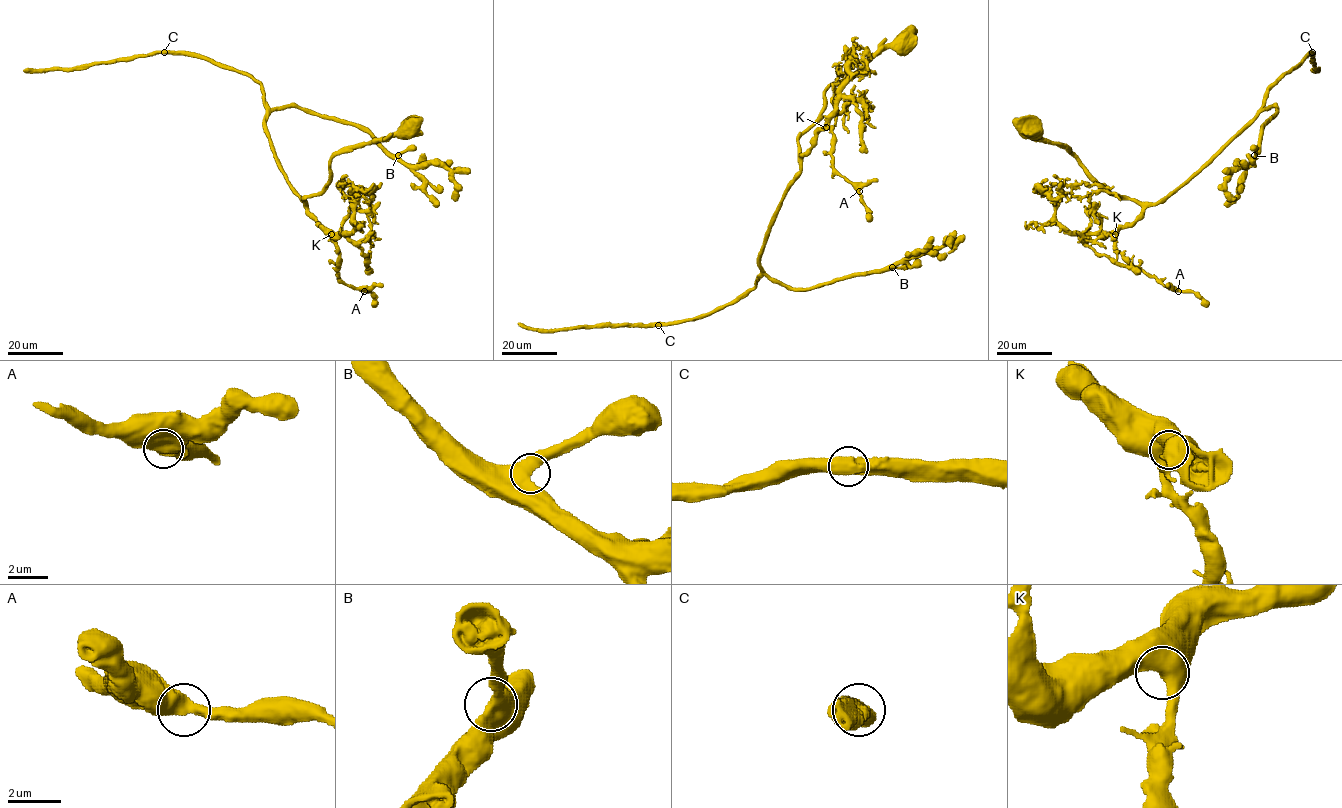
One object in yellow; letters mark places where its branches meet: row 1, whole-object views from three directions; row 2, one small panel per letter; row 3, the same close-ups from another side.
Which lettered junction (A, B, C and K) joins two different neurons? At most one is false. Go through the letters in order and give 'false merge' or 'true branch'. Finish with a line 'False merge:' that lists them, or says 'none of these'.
A: true branch
B: true branch
C: true branch
K: true branch
False merge: none of these

